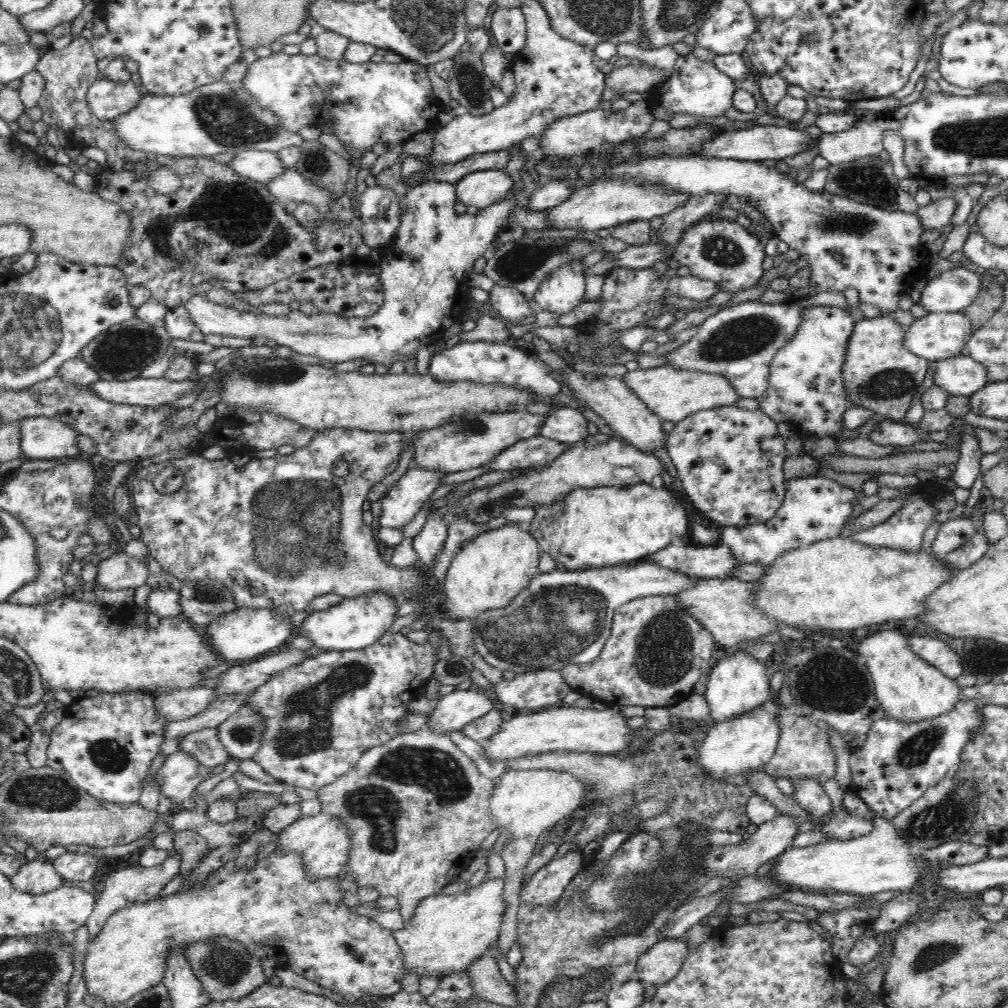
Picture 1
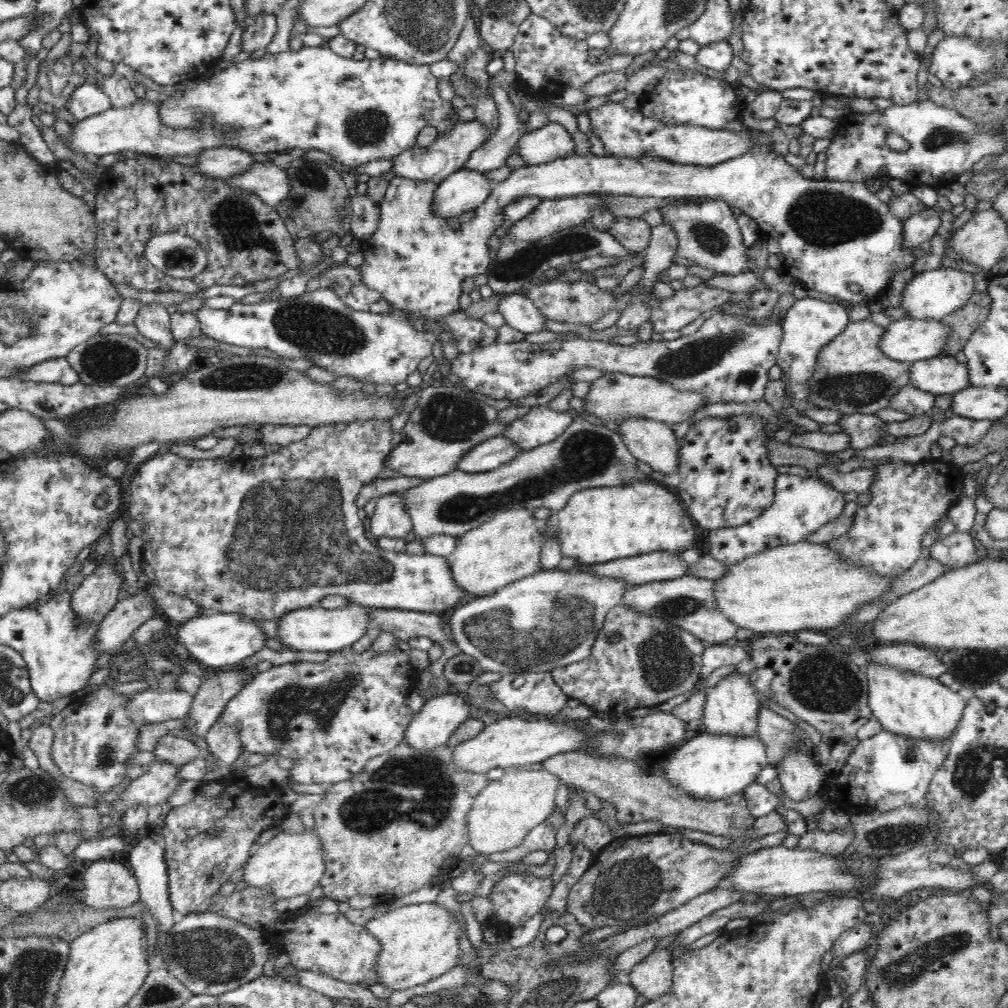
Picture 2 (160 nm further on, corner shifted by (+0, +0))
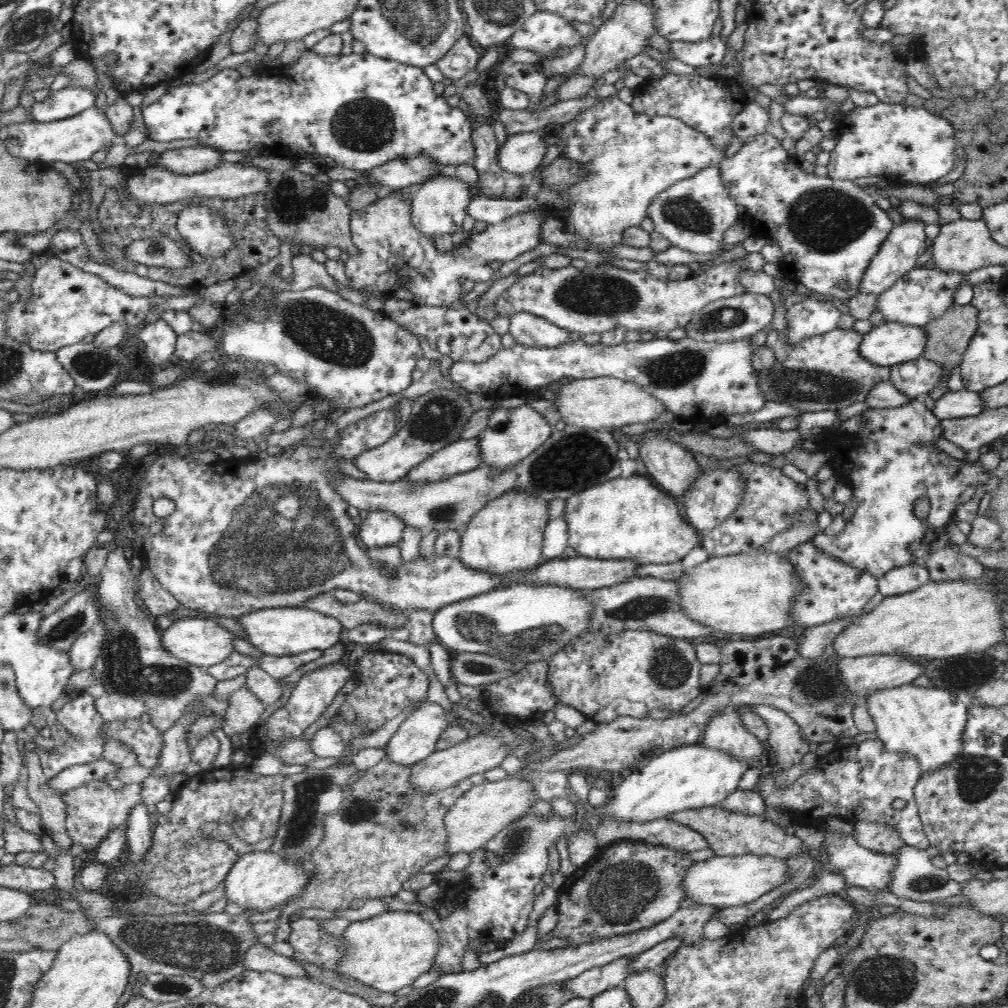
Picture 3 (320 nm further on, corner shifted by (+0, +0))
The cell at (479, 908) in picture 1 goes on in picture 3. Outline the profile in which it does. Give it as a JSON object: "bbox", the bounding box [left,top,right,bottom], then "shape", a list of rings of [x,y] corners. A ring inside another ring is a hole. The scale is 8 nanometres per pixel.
{"bbox":[333,911,440,993],"shape":[[[386,911],[366,920],[352,921],[341,936],[345,953],[333,971],[380,992],[395,993],[428,972],[440,946],[435,928],[412,911]]]}

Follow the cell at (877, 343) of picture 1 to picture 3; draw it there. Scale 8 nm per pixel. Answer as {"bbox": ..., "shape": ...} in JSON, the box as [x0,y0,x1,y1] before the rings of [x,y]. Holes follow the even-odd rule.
{"bbox":[756,329,889,412],"shape":[[[836,329],[790,345],[783,364],[778,360],[764,373],[758,372],[756,384],[766,401],[786,402],[794,408],[818,412],[838,410],[854,402],[865,402],[867,392],[880,381],[889,381],[889,366],[870,363],[862,357],[860,345],[862,332]]]}

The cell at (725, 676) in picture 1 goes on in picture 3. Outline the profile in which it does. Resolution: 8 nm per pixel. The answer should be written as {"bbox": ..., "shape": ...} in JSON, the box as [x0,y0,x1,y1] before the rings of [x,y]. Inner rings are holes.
{"bbox":[700,707,767,766],"shape":[[[728,707],[712,716],[706,724],[700,744],[706,748],[721,750],[737,760],[745,760],[752,766],[763,765],[766,759],[767,747],[744,728],[738,708],[730,710]]]}

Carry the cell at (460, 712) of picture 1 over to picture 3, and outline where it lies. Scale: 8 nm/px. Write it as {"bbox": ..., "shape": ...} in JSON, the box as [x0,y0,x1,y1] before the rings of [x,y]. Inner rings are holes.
{"bbox":[383,702,450,766],"shape":[[[426,702],[408,716],[399,726],[399,729],[387,742],[383,748],[385,756],[392,764],[401,764],[402,766],[412,766],[418,761],[428,758],[435,750],[435,746],[441,732],[449,725],[450,716],[444,715],[444,708],[437,703]]]}

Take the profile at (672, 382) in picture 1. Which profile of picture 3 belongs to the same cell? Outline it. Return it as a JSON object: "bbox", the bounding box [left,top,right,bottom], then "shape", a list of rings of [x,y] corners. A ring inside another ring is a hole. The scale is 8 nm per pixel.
{"bbox":[551,376,667,430],"shape":[[[600,376],[600,378],[573,379],[564,383],[555,391],[555,399],[551,400],[560,412],[561,420],[570,426],[580,428],[592,428],[594,430],[616,428],[636,422],[650,422],[658,418],[660,414],[667,411],[667,408],[643,388],[633,382],[626,382],[612,376]]]}

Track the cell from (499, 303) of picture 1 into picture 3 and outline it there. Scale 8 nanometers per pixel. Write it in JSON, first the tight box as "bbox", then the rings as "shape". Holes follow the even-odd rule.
{"bbox":[509,312,572,348],"shape":[[[516,312],[509,318],[509,333],[516,344],[530,348],[554,348],[572,341],[570,331],[529,312]]]}

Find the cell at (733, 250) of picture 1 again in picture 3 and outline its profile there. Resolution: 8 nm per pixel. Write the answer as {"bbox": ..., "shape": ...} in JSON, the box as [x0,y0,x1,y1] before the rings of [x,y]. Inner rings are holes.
{"bbox":[648,164,740,254],"shape":[[[718,164],[705,166],[694,176],[676,181],[652,198],[649,205],[648,217],[654,223],[654,230],[666,237],[670,241],[671,246],[678,246],[688,250],[688,252],[694,252],[694,254],[708,254],[708,252],[716,252],[717,250],[723,251],[724,244],[720,242],[724,232],[726,234],[726,231],[740,218],[736,210],[736,202],[726,192]]]}

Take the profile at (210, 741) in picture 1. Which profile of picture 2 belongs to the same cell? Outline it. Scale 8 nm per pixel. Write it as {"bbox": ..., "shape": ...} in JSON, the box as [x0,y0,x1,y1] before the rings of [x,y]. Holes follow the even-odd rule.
{"bbox":[153,735,200,764],"shape":[[[164,735],[158,740],[153,750],[155,762],[167,762],[168,764],[186,764],[194,758],[200,757],[200,751],[190,739],[184,739],[171,735]]]}

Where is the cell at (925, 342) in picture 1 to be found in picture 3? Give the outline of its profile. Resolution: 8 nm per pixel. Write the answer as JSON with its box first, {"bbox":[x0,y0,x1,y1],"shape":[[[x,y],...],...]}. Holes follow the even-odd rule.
{"bbox":[862,321,927,366],"shape":[[[884,321],[863,333],[862,357],[880,366],[892,366],[922,357],[927,336],[923,327]]]}

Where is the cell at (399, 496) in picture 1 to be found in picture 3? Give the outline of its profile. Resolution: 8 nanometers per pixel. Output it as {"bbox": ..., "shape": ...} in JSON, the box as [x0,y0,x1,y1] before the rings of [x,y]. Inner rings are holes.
{"bbox":[357,511,405,548],"shape":[[[369,511],[357,534],[366,548],[384,548],[397,544],[405,526],[405,522],[392,512]]]}

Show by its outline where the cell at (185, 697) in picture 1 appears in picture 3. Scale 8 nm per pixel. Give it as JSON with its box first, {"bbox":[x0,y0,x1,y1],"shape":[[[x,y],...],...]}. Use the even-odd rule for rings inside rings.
{"bbox":[96,694,148,721],"shape":[[[106,694],[96,698],[96,711],[106,721],[140,718],[140,715],[146,714],[147,710],[148,707],[144,702],[130,695]]]}

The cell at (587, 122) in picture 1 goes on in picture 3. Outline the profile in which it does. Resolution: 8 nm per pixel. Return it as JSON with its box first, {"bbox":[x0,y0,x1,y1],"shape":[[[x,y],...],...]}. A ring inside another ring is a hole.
{"bbox":[497,131,548,178],"shape":[[[541,131],[507,136],[497,153],[498,166],[517,178],[536,170],[547,152],[548,145],[542,139],[545,135]]]}

